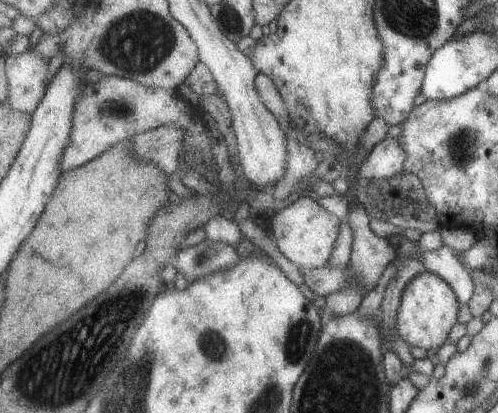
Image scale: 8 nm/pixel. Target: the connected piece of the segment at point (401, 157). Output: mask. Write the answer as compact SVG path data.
M385 138L372 148L366 157L366 162L362 164L358 175L365 179L380 180L380 178L390 178L404 170L406 152L402 150L398 138Z

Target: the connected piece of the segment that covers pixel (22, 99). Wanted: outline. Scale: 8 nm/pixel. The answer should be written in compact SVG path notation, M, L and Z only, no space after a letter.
M33 49L8 57L10 98L7 102L12 108L33 115L47 93L50 58L44 58L44 54Z

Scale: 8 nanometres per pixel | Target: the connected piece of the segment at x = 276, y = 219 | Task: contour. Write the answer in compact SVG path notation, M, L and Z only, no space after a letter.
M303 196L272 213L272 234L280 252L299 268L322 268L330 262L342 220L322 208L312 196Z

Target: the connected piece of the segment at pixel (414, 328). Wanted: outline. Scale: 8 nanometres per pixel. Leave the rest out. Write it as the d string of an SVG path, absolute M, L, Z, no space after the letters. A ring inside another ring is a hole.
M428 270L422 272L422 274L415 276L414 280L410 281L410 284L406 285L402 293L402 302L400 303L400 308L398 308L398 322L396 322L398 334L411 347L418 346L419 348L424 348L424 350L440 348L448 342L450 330L458 322L460 305L457 294L445 280Z

